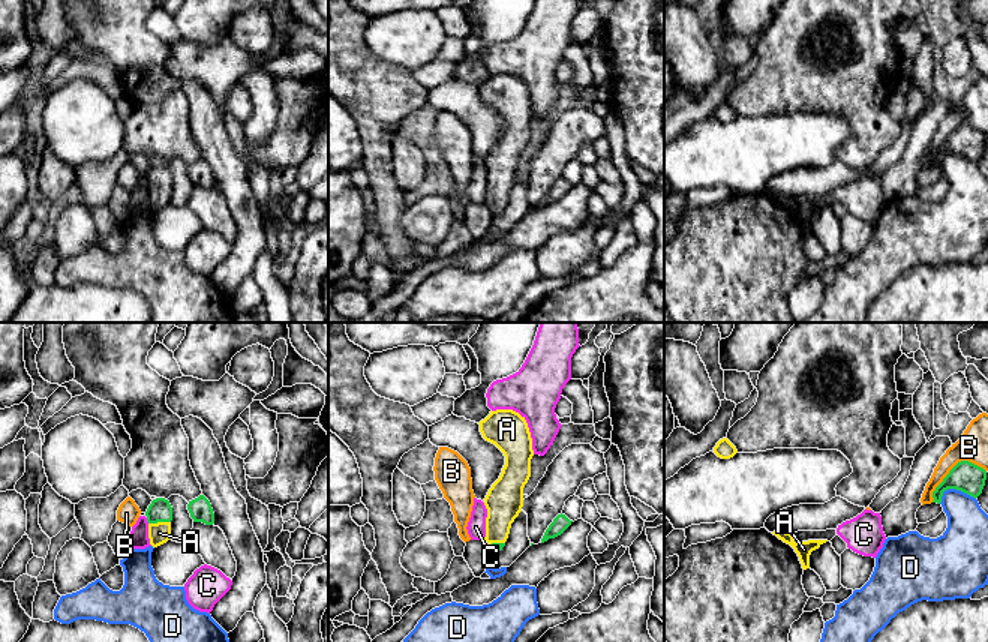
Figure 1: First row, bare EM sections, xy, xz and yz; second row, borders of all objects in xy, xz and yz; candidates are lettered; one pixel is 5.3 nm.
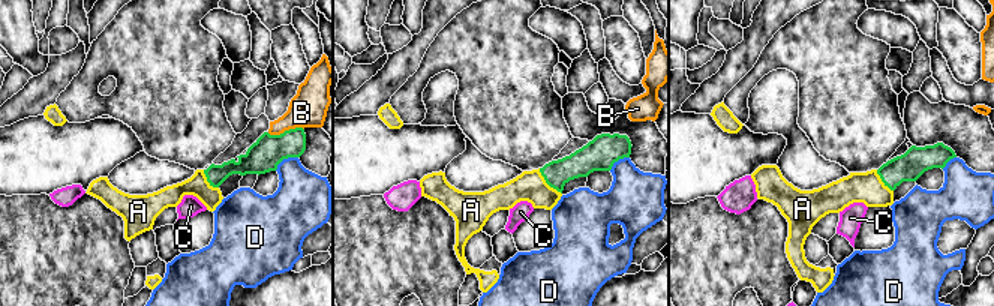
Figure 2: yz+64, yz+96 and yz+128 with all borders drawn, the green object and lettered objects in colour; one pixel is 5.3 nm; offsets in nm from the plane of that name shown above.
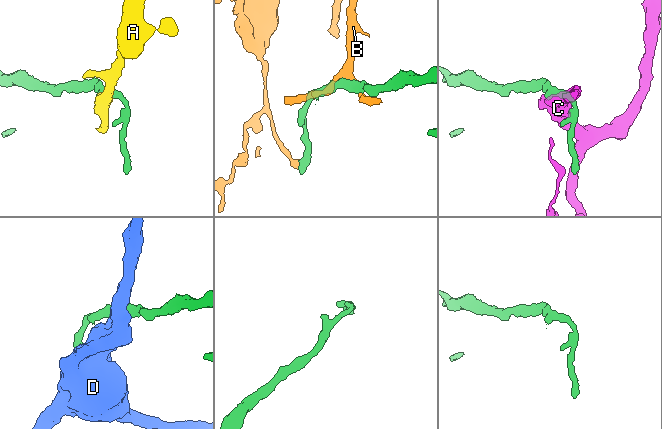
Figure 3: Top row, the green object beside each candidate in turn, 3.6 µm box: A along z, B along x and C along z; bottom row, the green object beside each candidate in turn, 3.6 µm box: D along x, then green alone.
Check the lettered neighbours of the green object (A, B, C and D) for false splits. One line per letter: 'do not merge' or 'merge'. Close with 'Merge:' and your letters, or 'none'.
A: merge
B: do not merge
C: do not merge
D: do not merge
Merge: A

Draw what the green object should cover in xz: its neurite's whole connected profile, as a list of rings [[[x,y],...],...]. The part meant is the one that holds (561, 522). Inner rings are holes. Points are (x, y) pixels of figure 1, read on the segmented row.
[[[558,514],[553,522],[549,525],[549,528],[546,530],[541,543],[547,542],[549,538],[555,538],[558,536],[561,536],[570,525],[573,520],[570,520],[565,514]]]

